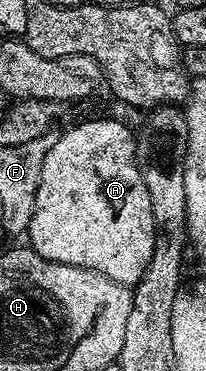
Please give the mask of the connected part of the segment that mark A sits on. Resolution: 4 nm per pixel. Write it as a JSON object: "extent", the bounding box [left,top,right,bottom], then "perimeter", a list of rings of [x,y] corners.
{"extent":[27,119,156,288],"perimeter":[[[89,119],[86,123],[75,124],[70,131],[63,132],[61,136],[58,134],[43,161],[43,173],[41,174],[39,189],[35,197],[35,210],[33,210],[33,216],[29,222],[27,232],[27,238],[29,238],[27,239],[28,246],[32,247],[35,253],[39,253],[39,257],[43,257],[47,261],[91,269],[103,277],[111,277],[111,281],[121,283],[127,288],[132,288],[133,284],[139,281],[139,277],[143,277],[143,269],[147,269],[147,265],[151,261],[151,253],[155,249],[156,236],[155,217],[151,213],[151,197],[147,193],[145,172],[139,162],[139,155],[137,159],[137,143],[133,140],[133,135],[129,132],[128,125],[120,123],[117,119]]]}

